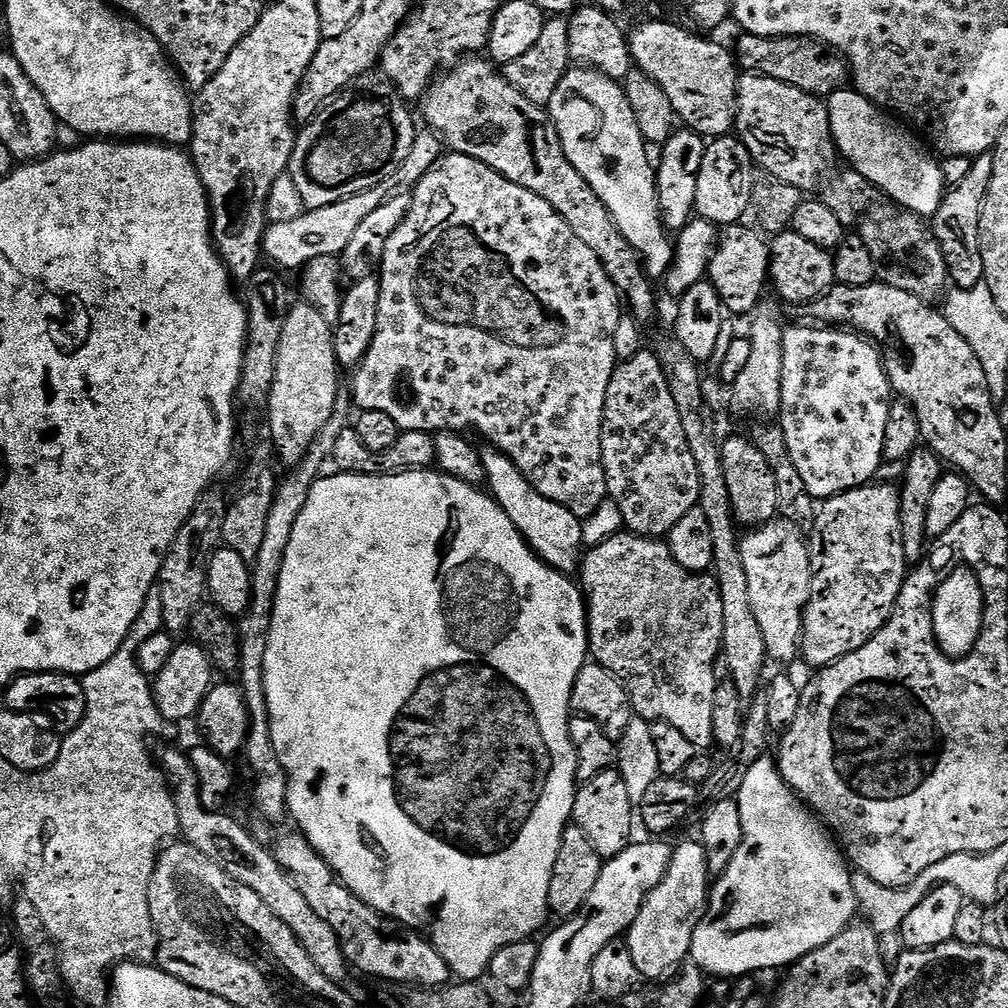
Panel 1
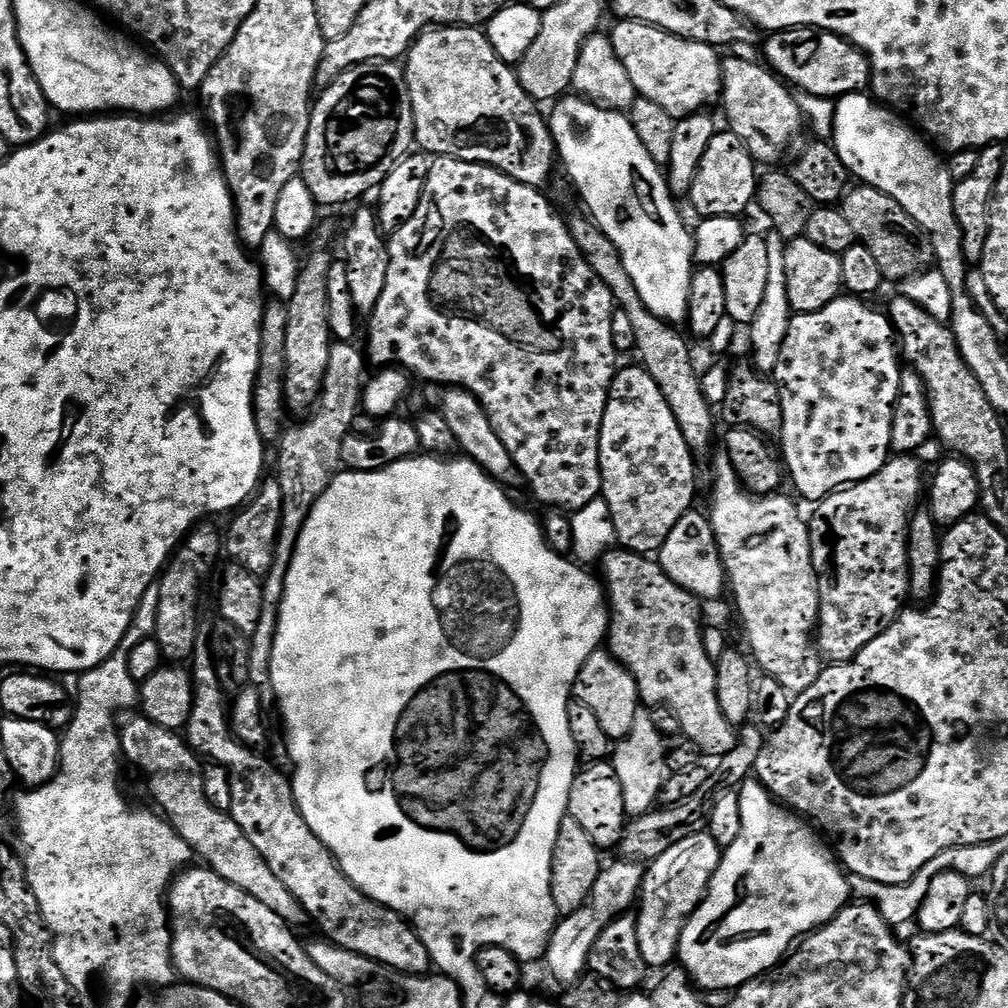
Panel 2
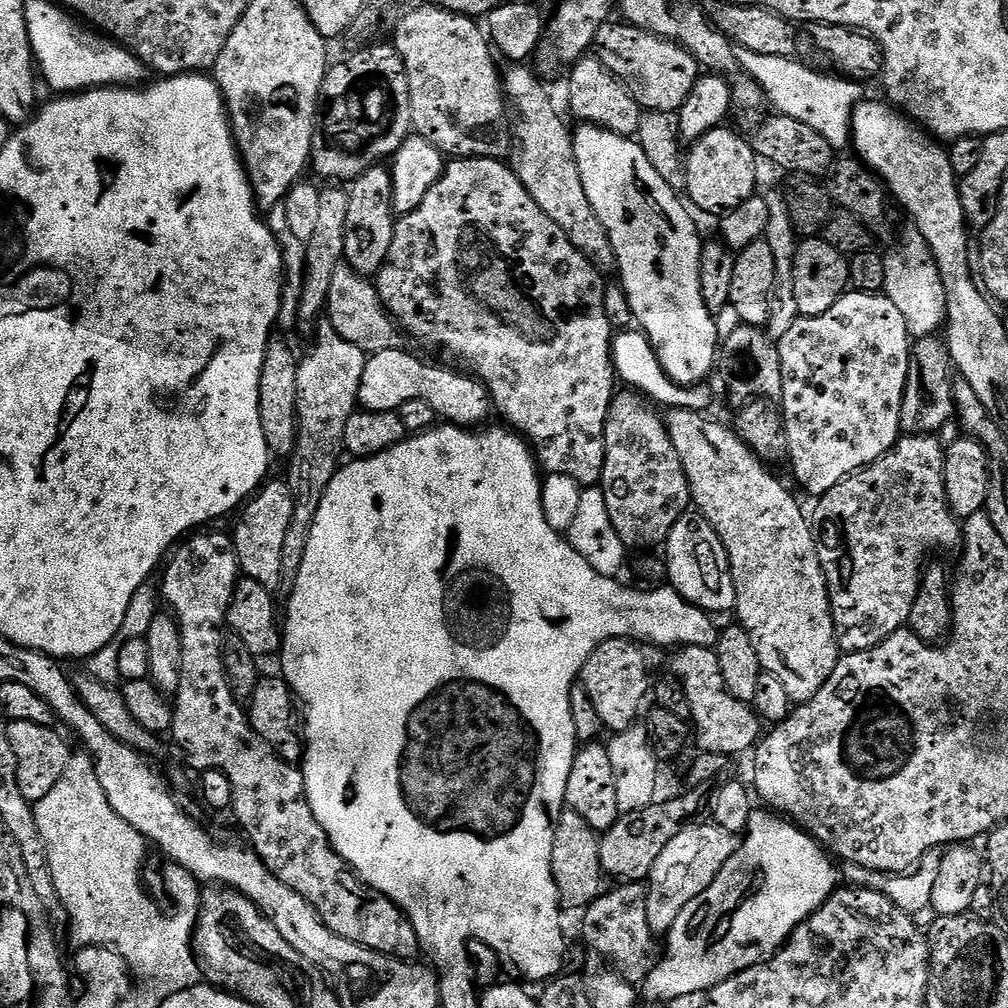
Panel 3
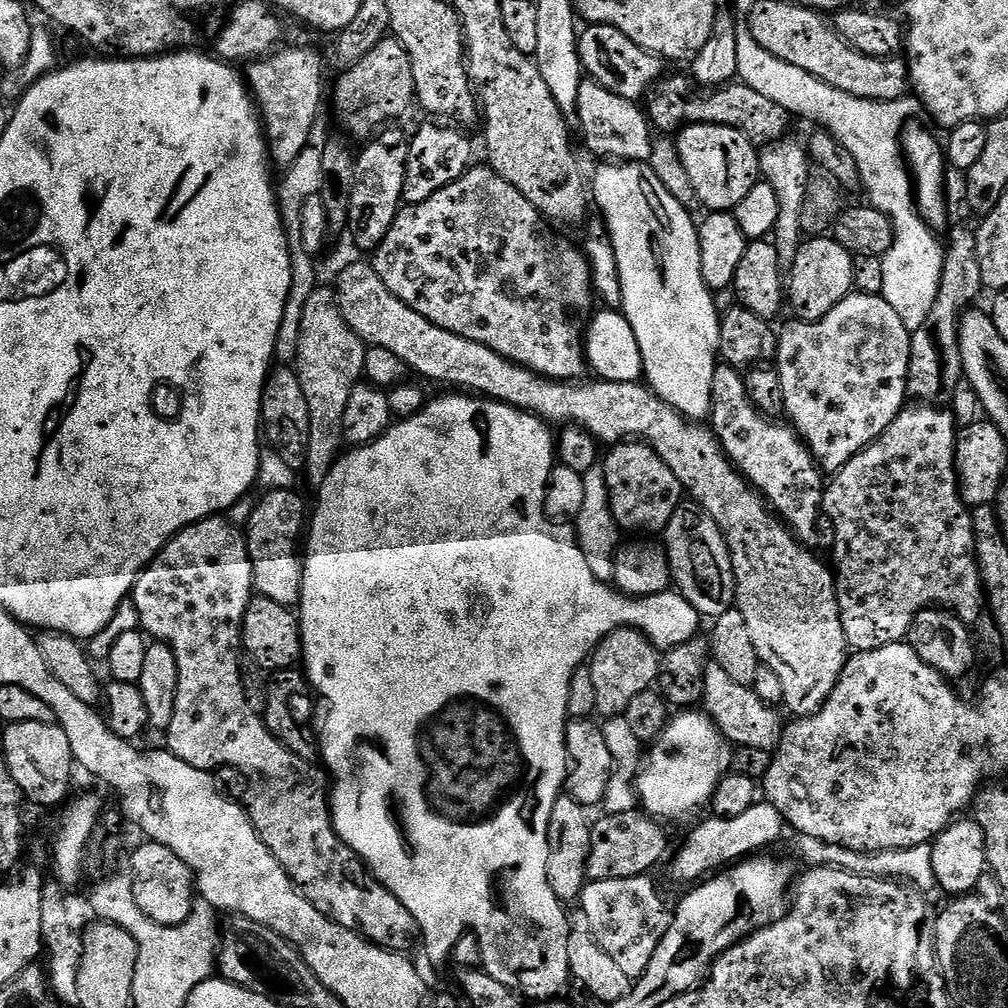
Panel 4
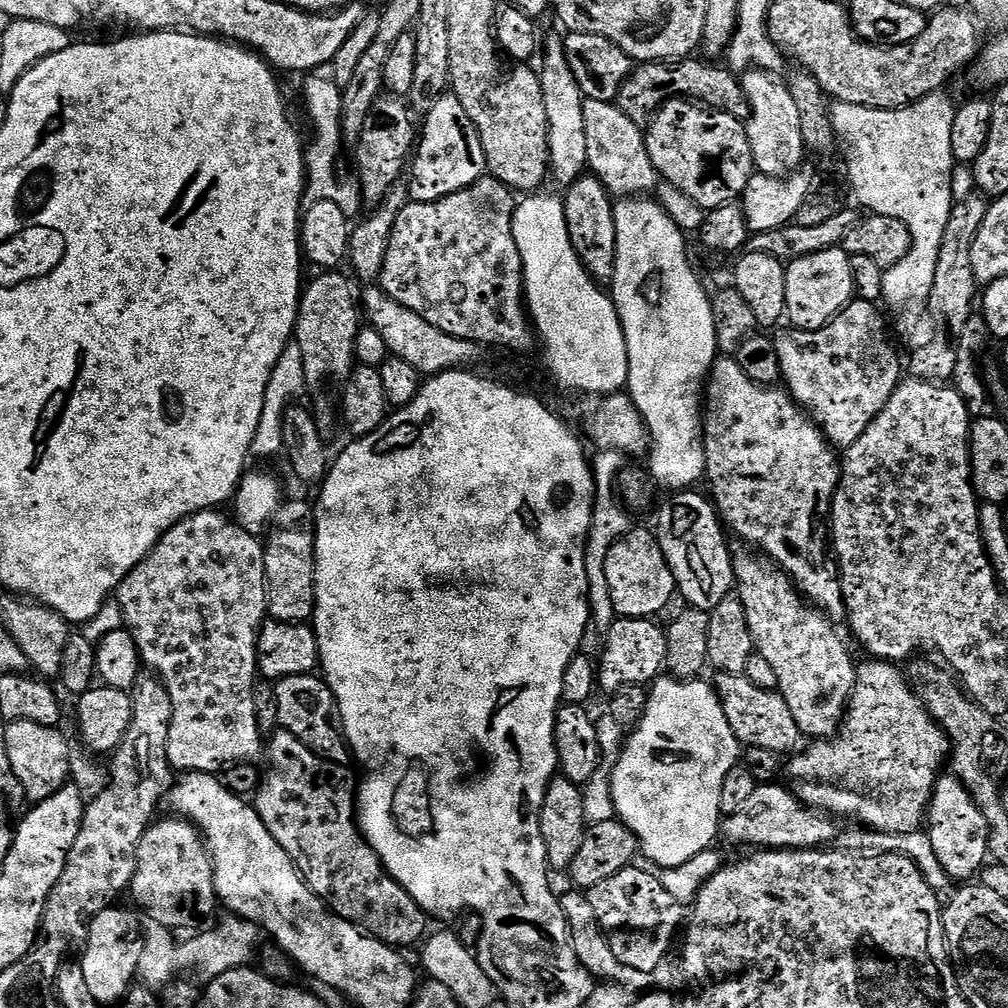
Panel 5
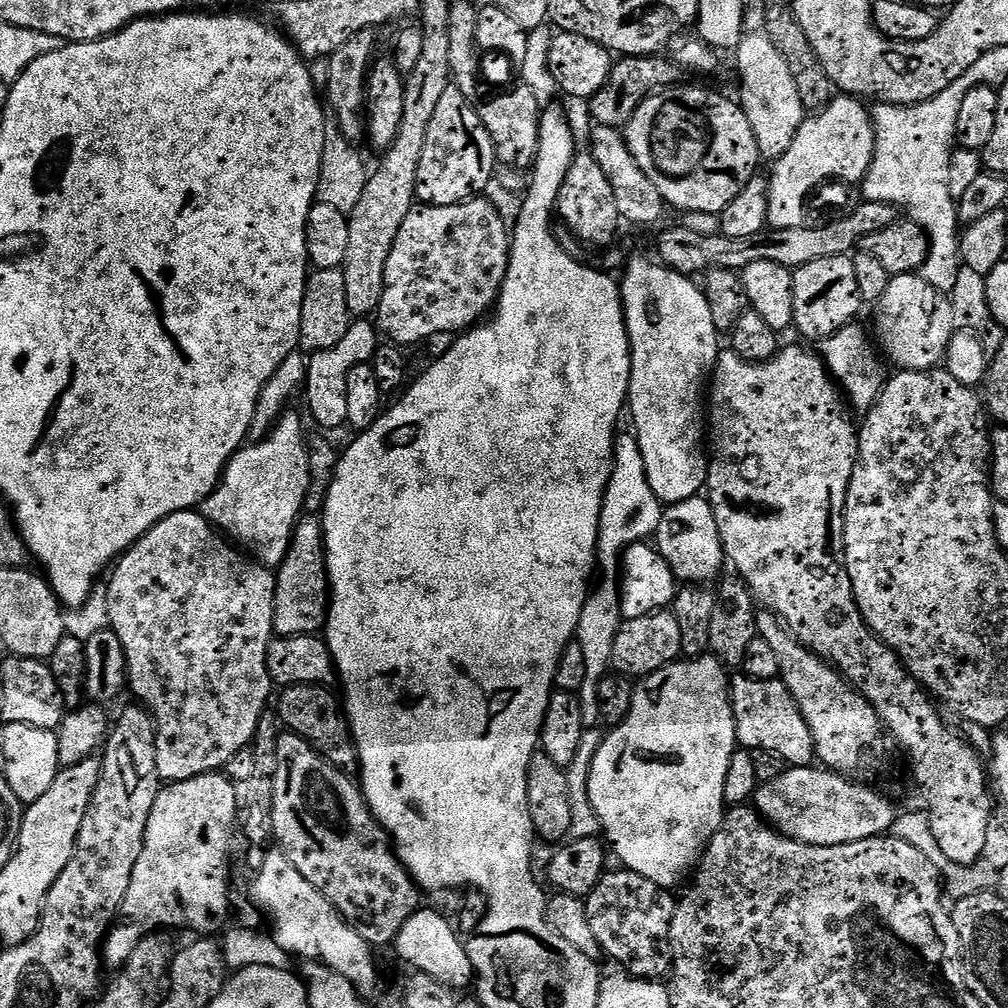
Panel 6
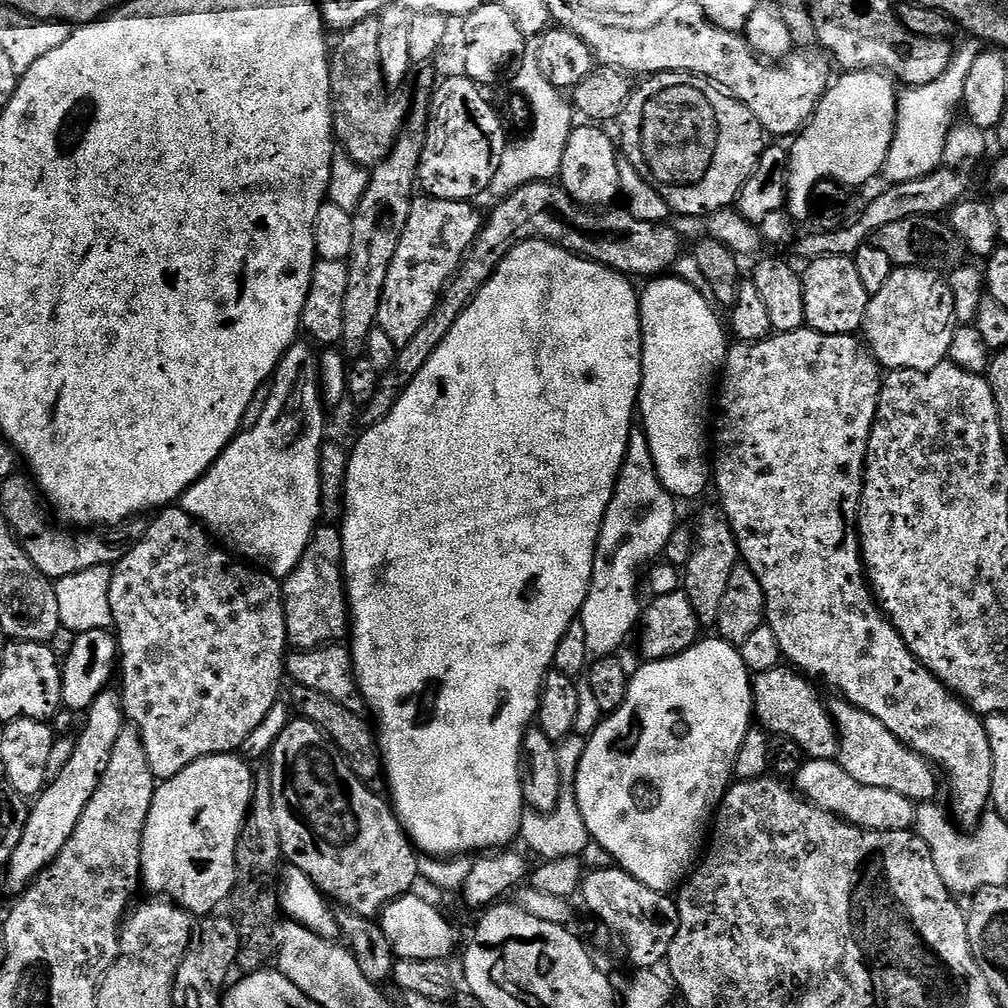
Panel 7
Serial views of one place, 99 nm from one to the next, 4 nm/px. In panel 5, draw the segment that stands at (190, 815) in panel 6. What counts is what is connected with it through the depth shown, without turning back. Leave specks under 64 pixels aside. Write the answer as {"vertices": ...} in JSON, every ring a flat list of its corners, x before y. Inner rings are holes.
{"vertices":[[157,819,144,831,136,851,136,873,130,885,130,896,136,900,161,900,164,904,188,904,188,920,196,924,218,908,216,887,212,877,212,858,199,831,187,819,171,819],[116,907,103,908,87,921,88,939,83,941,84,953,78,957,82,975,86,977,86,990,94,994,101,1006,119,1005,125,993,133,987,140,967,141,937,132,933,131,926,127,924,127,914]]}

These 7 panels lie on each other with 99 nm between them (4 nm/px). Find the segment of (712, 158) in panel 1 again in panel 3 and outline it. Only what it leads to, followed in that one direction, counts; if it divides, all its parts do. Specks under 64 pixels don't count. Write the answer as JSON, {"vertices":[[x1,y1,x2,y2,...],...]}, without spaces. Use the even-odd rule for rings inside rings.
{"vertices":[[728,126,710,130,687,149,687,199,692,199,704,212,727,214,742,206,742,202,746,202,751,196,757,195,756,164,758,165,756,152,745,137,743,140,738,133,731,132]]}

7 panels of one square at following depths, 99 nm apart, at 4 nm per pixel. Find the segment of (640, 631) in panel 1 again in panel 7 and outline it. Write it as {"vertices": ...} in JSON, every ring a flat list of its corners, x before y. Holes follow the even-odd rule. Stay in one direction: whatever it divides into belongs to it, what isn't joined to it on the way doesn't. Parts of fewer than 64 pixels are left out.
{"vertices":[[791,666,755,673,752,681,752,710,759,727,772,736,785,736,798,745,809,760,836,760,840,736,828,712,825,697,816,693,817,685]]}

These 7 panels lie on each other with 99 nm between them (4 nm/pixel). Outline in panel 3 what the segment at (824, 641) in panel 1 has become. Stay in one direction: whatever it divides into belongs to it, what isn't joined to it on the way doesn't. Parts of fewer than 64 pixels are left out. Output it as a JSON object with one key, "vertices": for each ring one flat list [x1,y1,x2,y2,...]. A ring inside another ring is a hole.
{"vertices":[[901,435,882,458,819,497,815,523,824,524,824,529,819,529,816,553,828,583,838,643,845,653,865,652,901,631,910,618,910,606,916,601,920,573,926,564,924,555,931,548,955,549,961,543,962,524,953,516,946,498,945,445,936,440,939,439,935,435]]}

